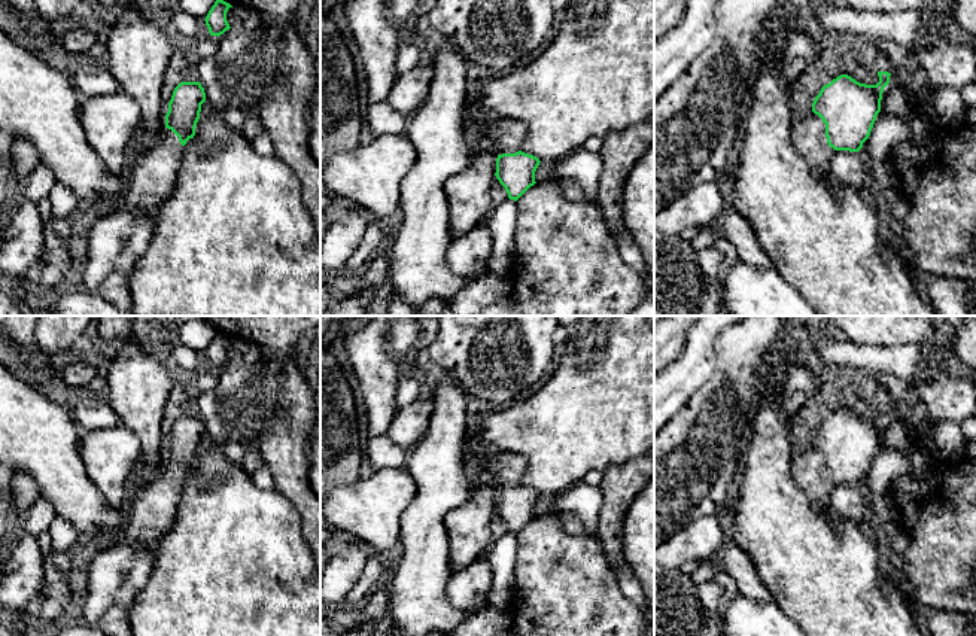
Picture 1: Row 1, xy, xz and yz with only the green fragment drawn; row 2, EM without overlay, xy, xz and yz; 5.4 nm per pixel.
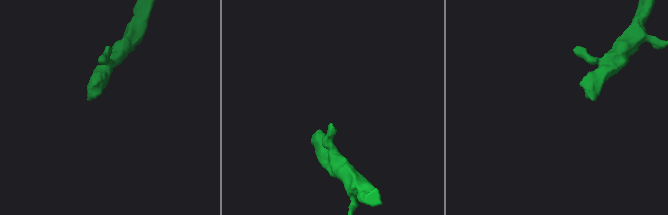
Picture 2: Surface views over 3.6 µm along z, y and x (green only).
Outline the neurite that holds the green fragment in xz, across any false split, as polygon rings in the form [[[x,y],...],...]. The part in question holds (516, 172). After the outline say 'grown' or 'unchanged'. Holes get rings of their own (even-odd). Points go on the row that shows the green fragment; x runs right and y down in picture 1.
[[[495,116],[484,125],[484,137],[489,137],[498,153],[496,179],[505,188],[508,198],[517,201],[535,182],[539,159],[520,150],[527,128],[522,121]]]; grown

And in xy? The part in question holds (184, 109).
[[[180,82],[168,103],[159,141],[149,149],[131,150],[119,194],[121,210],[153,212],[174,189],[183,162],[183,146],[195,136],[206,92],[200,82]]]; grown

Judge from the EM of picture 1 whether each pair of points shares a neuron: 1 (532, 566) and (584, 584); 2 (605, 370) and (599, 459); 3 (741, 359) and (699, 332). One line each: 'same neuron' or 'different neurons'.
1: same neuron
2: same neuron
3: different neurons

